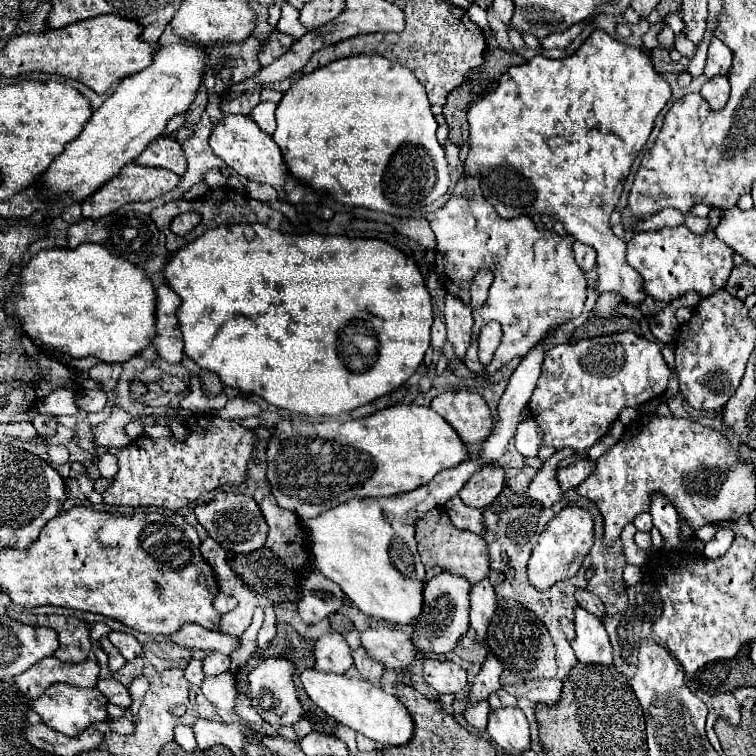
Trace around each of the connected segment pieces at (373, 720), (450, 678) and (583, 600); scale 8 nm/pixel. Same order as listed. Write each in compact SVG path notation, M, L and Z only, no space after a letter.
M314 668L304 670L300 680L304 684L306 694L318 708L322 708L336 722L356 730L358 734L364 734L382 746L400 746L410 740L414 722L408 716L408 710L404 708L404 704L394 694L388 694L382 688L376 688L374 684L366 680L350 678L346 674L320 672Z
M424 658L424 680L438 692L438 694L462 694L468 686L468 674L462 666L450 660L434 660Z
M578 588L576 590L576 602L584 608L584 610L588 610L588 612L592 612L592 614L596 614L598 618L602 618L604 614L606 614L606 610L604 610L604 604L600 602L600 598L598 596L594 596L594 594L590 594L588 590L584 590L584 588Z

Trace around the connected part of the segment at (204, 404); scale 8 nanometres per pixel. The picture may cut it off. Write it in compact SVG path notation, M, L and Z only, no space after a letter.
M193 373L190 374L190 386L189 394L180 404L181 408L192 410L194 413L200 413L210 409L218 410L223 408L228 401L225 393L221 393L216 398L204 396L199 377Z

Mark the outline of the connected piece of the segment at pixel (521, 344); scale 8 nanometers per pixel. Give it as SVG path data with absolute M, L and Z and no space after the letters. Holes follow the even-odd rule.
M462 176L458 184L454 186L450 200L436 212L426 214L428 222L432 224L432 230L436 234L436 260L434 260L434 272L438 276L438 282L452 294L458 296L466 306L470 306L470 286L472 286L472 276L476 276L480 270L490 270L494 274L494 282L488 290L488 300L472 310L474 316L474 326L472 326L472 342L470 348L464 356L466 366L472 372L486 372L494 374L500 366L510 362L516 356L526 356L530 348L534 348L550 328L560 326L572 318L578 318L584 302L586 302L586 276L582 268L574 260L572 244L574 238L570 234L556 234L550 230L536 230L532 226L532 219L528 216L518 216L512 220L500 218L494 208L488 204L488 200L480 194L480 184L478 178L472 176ZM496 320L502 326L502 342L494 354L494 360L488 366L482 366L478 360L478 330L490 322Z

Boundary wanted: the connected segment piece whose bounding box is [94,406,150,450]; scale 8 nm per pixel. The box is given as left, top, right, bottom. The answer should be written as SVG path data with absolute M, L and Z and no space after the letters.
M114 406L110 418L106 422L100 422L94 428L94 440L100 442L106 448L118 448L118 450L122 450L122 448L130 446L130 442L132 442L128 438L128 434L124 432L124 426L131 421L144 423L148 417L150 415L145 413L140 414L140 416L132 416L132 414L128 414L128 412L124 412L124 410L120 410L120 408Z

